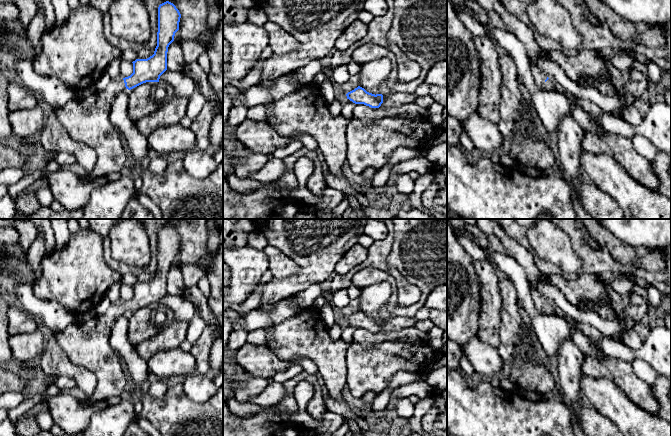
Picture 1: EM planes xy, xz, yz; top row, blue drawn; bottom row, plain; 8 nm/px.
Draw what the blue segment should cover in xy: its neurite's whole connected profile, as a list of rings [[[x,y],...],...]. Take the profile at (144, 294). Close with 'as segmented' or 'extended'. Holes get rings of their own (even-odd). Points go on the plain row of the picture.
[[[166,225],[160,228],[158,231],[157,270],[154,278],[147,283],[133,285],[133,297],[130,300],[113,303],[104,314],[96,315],[86,322],[71,324],[55,335],[57,343],[66,352],[70,361],[91,372],[97,380],[92,397],[82,401],[84,405],[92,406],[97,401],[121,396],[125,390],[127,379],[123,372],[121,359],[110,345],[112,326],[118,318],[123,317],[126,313],[131,314],[146,306],[159,306],[160,300],[167,294],[168,271],[174,265],[175,257],[179,254],[180,242],[181,238],[173,227]]]; extended

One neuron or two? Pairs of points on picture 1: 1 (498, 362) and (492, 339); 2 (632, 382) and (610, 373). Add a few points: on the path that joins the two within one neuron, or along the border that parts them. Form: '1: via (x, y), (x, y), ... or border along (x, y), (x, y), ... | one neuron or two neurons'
1: border along (476, 336), (496, 349) | two neurons
2: via (627, 380), (620, 373), (615, 373) | one neuron

